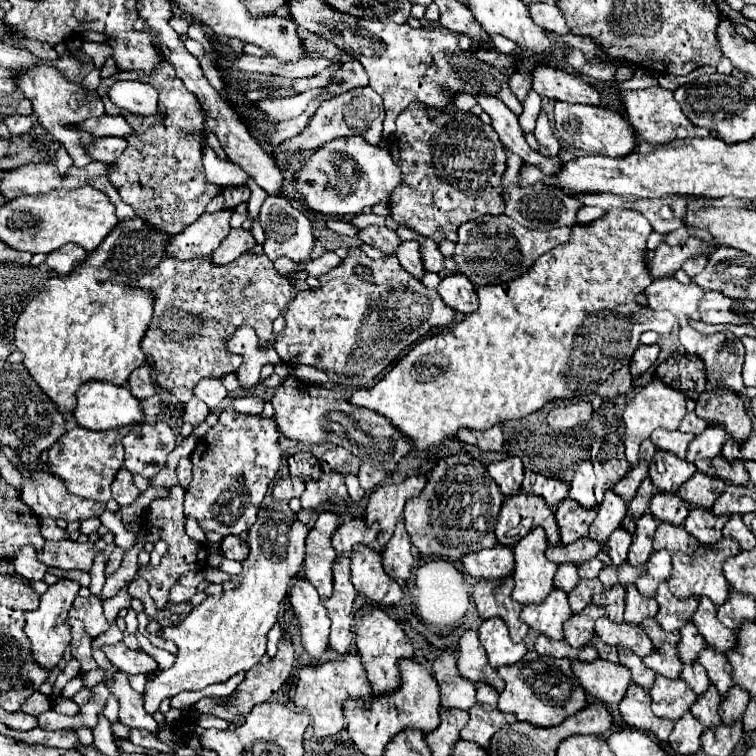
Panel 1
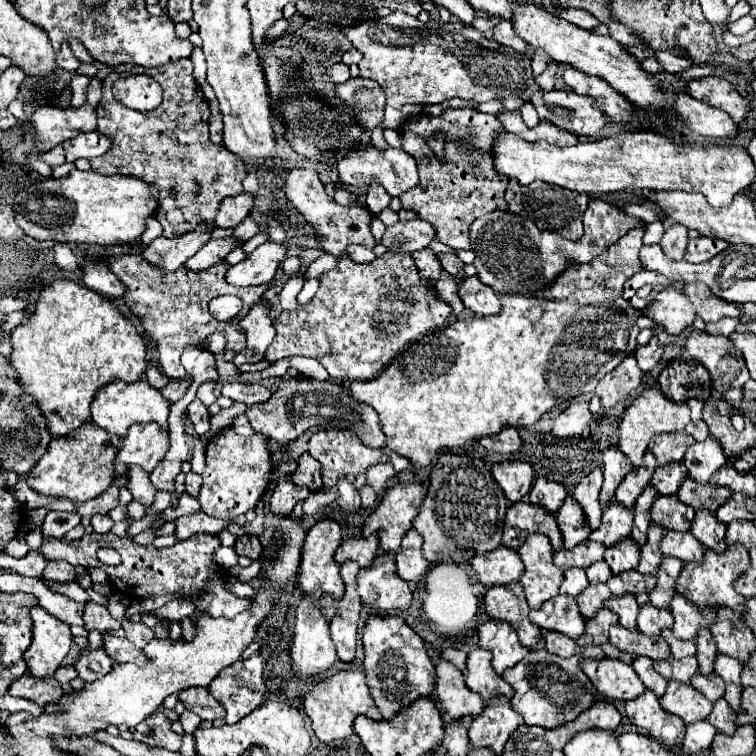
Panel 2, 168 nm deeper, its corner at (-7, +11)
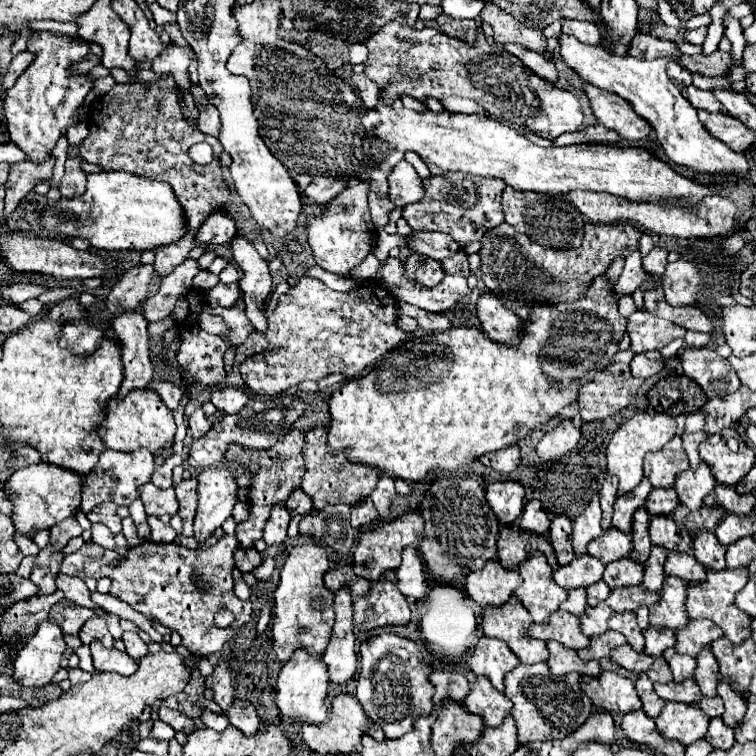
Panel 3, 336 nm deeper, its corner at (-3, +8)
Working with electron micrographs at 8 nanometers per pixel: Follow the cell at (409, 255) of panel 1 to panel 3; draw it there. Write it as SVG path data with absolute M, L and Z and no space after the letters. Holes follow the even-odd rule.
M410 254L408 256L406 272L414 282L418 282L420 286L426 286L426 288L436 286L444 278L440 262L432 260L432 258L426 258L426 256L420 256L420 254Z

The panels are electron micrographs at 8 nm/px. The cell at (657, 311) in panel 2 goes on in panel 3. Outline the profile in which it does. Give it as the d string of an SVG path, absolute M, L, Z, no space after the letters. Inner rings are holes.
M642 308L642 310L636 310L628 318L626 332L632 338L632 350L636 354L640 354L640 352L648 352L648 350L660 350L668 342L672 342L676 338L684 338L688 330L680 328L676 324L670 324L664 318L652 316L648 310Z

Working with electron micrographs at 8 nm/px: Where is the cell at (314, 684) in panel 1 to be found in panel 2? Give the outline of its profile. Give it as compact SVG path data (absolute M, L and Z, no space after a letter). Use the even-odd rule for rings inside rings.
M360 669L340 671L340 673L334 673L332 677L326 677L320 683L310 685L310 691L304 695L304 713L310 719L310 727L312 727L314 735L322 743L348 739L354 733L352 725L354 725L354 719L358 715L366 715L374 721L382 721L382 715L380 715L378 707L374 705L370 693L368 693L366 677Z

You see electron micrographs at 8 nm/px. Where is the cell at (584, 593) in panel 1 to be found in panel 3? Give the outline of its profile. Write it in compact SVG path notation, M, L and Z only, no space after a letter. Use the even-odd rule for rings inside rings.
M598 604L596 608L586 608L584 614L580 616L580 628L586 636L594 636L594 634L602 634L608 630L606 620L612 616L612 608L608 608L608 604Z

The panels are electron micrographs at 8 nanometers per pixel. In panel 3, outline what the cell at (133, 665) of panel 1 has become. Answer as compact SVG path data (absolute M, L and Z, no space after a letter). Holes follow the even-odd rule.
M92 640L90 652L94 658L96 672L118 672L118 674L134 674L138 664L132 660L126 652L120 652L116 648L104 648L100 640Z

